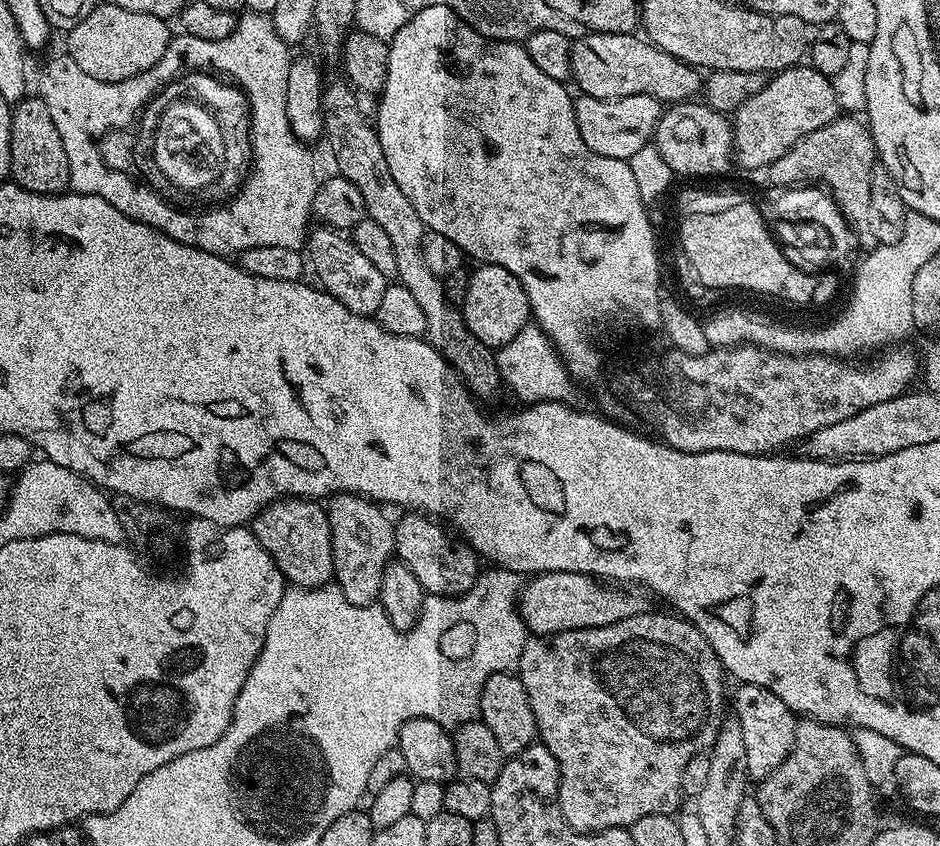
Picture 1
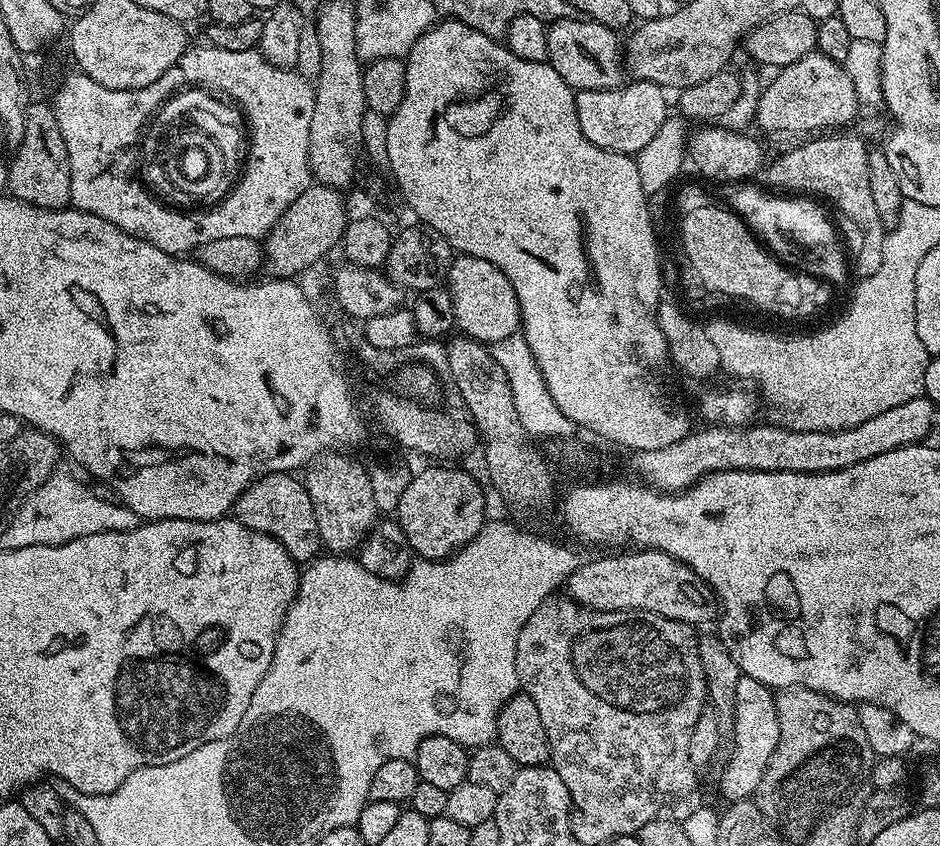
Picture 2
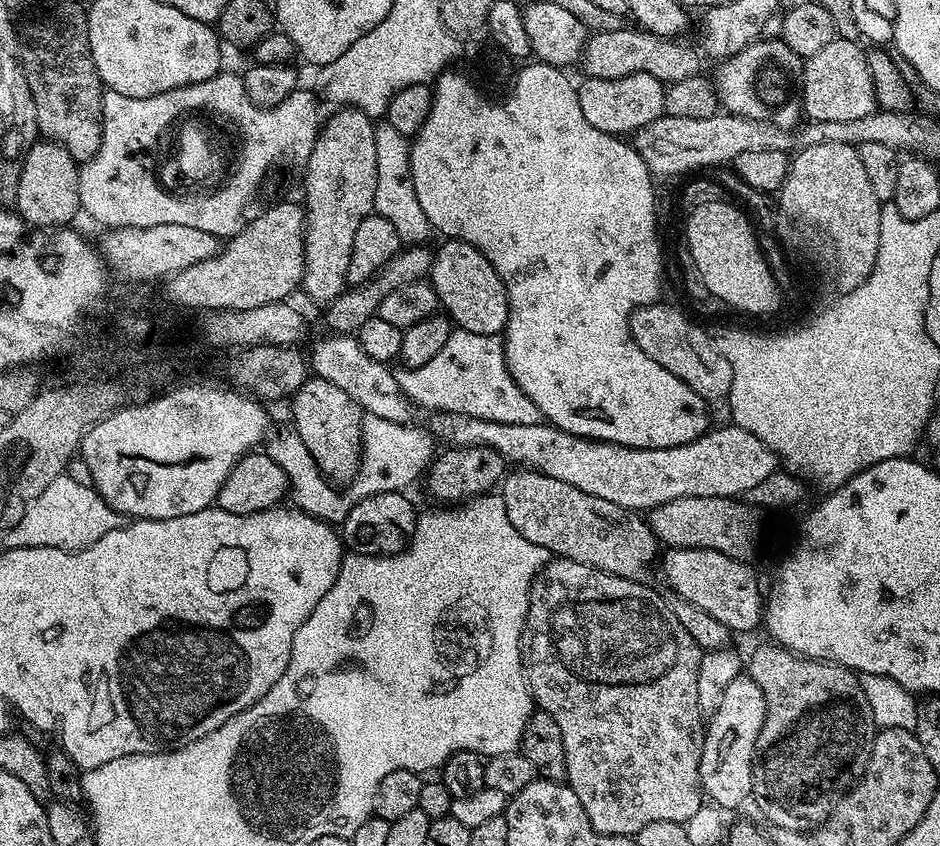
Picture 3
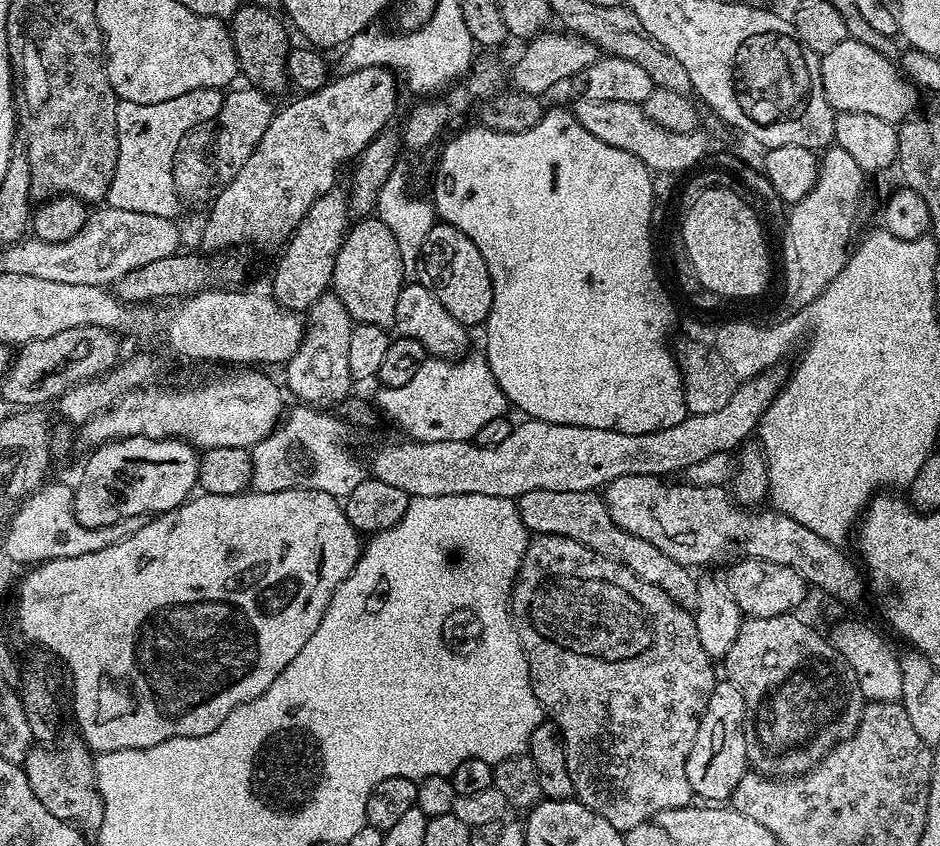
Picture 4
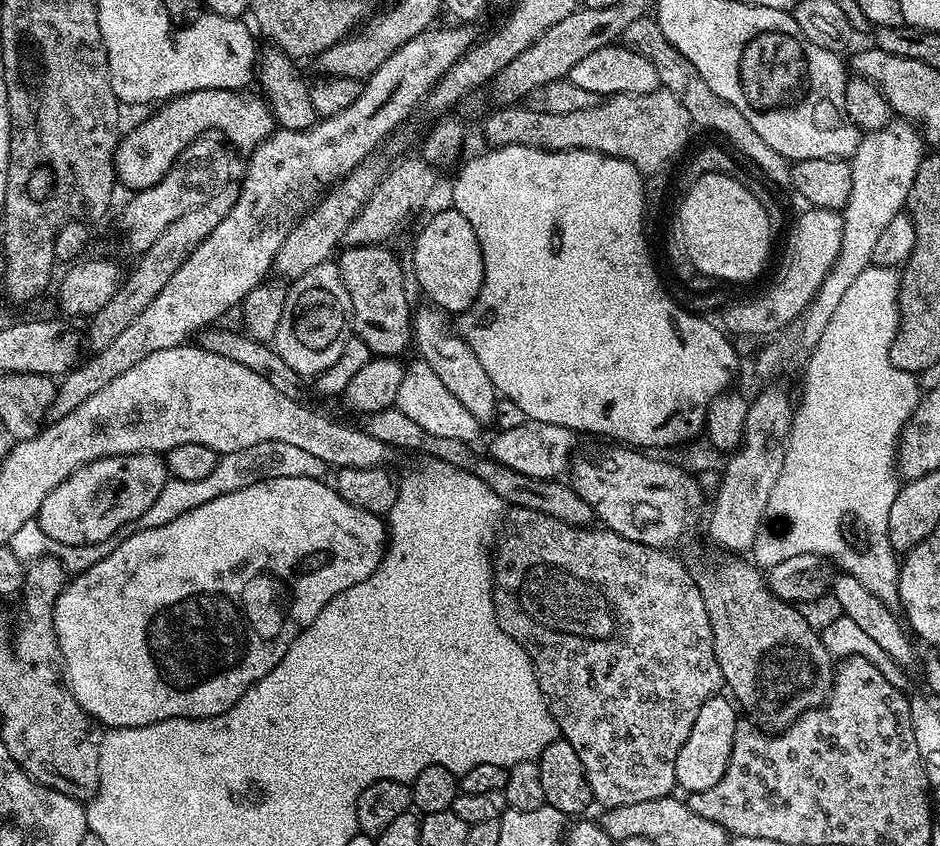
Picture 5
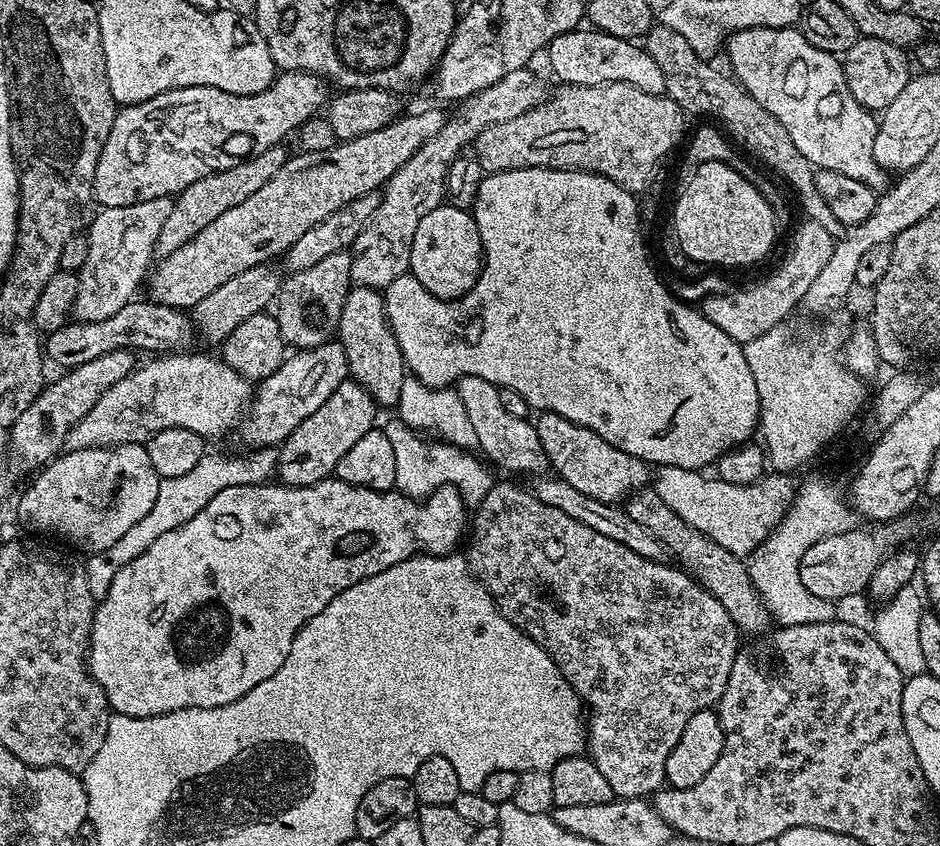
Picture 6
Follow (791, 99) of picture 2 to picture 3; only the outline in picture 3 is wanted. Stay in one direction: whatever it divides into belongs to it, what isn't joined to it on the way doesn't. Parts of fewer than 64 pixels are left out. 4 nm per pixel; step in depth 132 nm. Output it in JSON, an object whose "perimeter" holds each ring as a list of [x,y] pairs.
{"perimeter":[[[837,38],[826,42],[818,54],[803,61],[798,76],[798,95],[803,115],[808,120],[854,122],[854,118],[866,118],[866,114],[877,111],[869,53],[859,46],[856,40]]]}

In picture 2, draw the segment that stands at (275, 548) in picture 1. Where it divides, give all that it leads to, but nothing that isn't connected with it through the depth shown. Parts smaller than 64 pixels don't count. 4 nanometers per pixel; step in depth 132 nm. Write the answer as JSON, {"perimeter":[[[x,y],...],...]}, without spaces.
{"perimeter":[[[271,472],[258,479],[236,499],[231,515],[242,526],[246,526],[255,532],[261,532],[267,536],[273,536],[279,544],[291,554],[297,562],[308,562],[321,551],[320,535],[318,534],[318,522],[314,518],[314,506],[310,506],[310,494],[304,489],[303,479],[286,472]]]}

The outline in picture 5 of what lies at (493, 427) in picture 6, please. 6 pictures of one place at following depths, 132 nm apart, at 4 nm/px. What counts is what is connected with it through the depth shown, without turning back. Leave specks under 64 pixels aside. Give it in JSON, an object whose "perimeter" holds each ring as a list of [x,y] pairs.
{"perimeter":[[[417,307],[412,317],[412,338],[414,348],[420,351],[417,352],[419,359],[423,360],[426,366],[430,366],[434,374],[438,374],[438,378],[446,385],[446,390],[450,390],[450,394],[454,394],[454,398],[458,398],[458,402],[462,402],[462,406],[466,406],[466,410],[470,410],[476,420],[491,421],[496,413],[498,393],[493,388],[486,370],[482,370],[482,362],[478,362],[474,350],[466,346],[464,339],[454,331],[453,325],[444,321],[447,319],[439,308],[422,307]]]}

